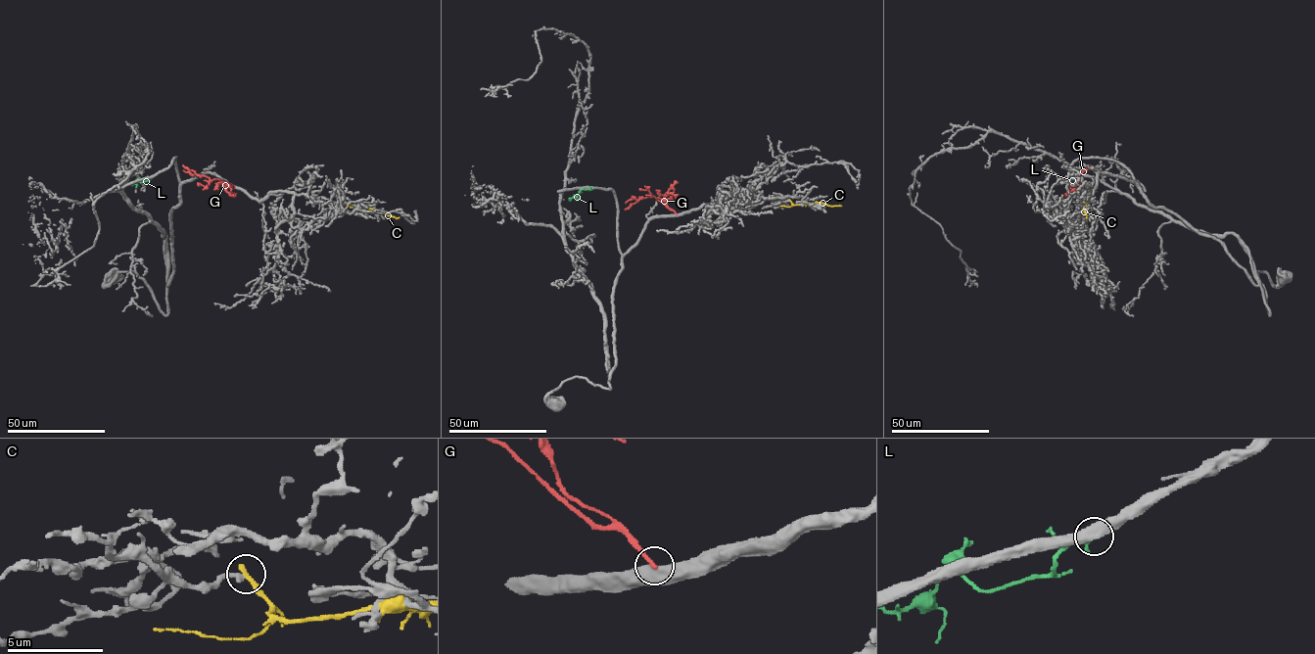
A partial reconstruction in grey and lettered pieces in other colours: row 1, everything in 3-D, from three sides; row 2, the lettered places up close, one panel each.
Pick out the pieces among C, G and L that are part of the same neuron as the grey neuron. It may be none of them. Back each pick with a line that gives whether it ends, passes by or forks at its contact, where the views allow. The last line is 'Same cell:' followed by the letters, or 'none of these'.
Same cell: none of these

